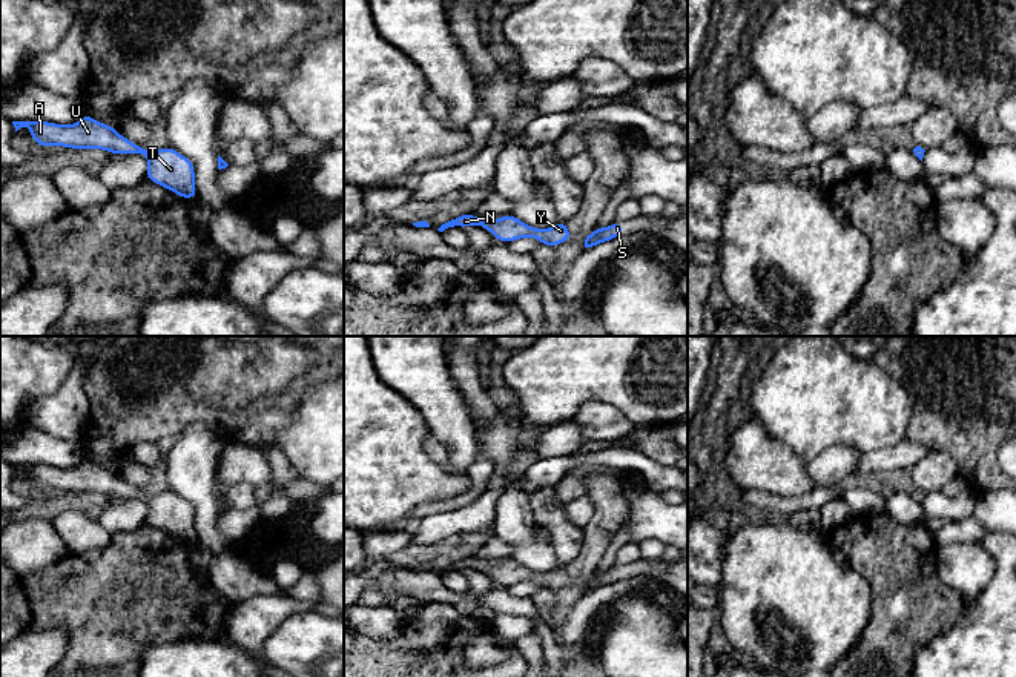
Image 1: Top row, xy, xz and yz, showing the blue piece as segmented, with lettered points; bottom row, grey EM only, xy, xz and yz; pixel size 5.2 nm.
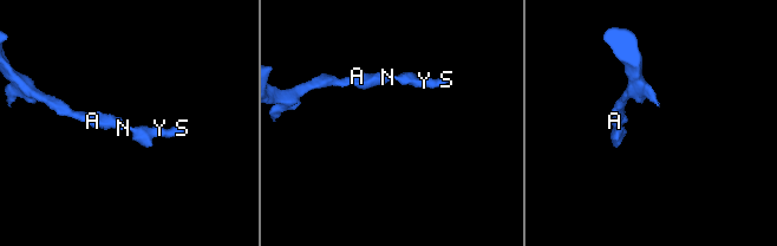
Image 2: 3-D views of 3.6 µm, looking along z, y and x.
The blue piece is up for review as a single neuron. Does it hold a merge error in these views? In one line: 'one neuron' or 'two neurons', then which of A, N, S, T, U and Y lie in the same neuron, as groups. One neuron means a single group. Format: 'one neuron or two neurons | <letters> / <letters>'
one neuron | A N S T U Y

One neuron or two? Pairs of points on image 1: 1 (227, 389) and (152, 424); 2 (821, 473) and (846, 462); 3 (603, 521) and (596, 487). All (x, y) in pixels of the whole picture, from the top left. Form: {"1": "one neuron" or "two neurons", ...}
{"1": "one neuron", "2": "one neuron", "3": "one neuron"}

